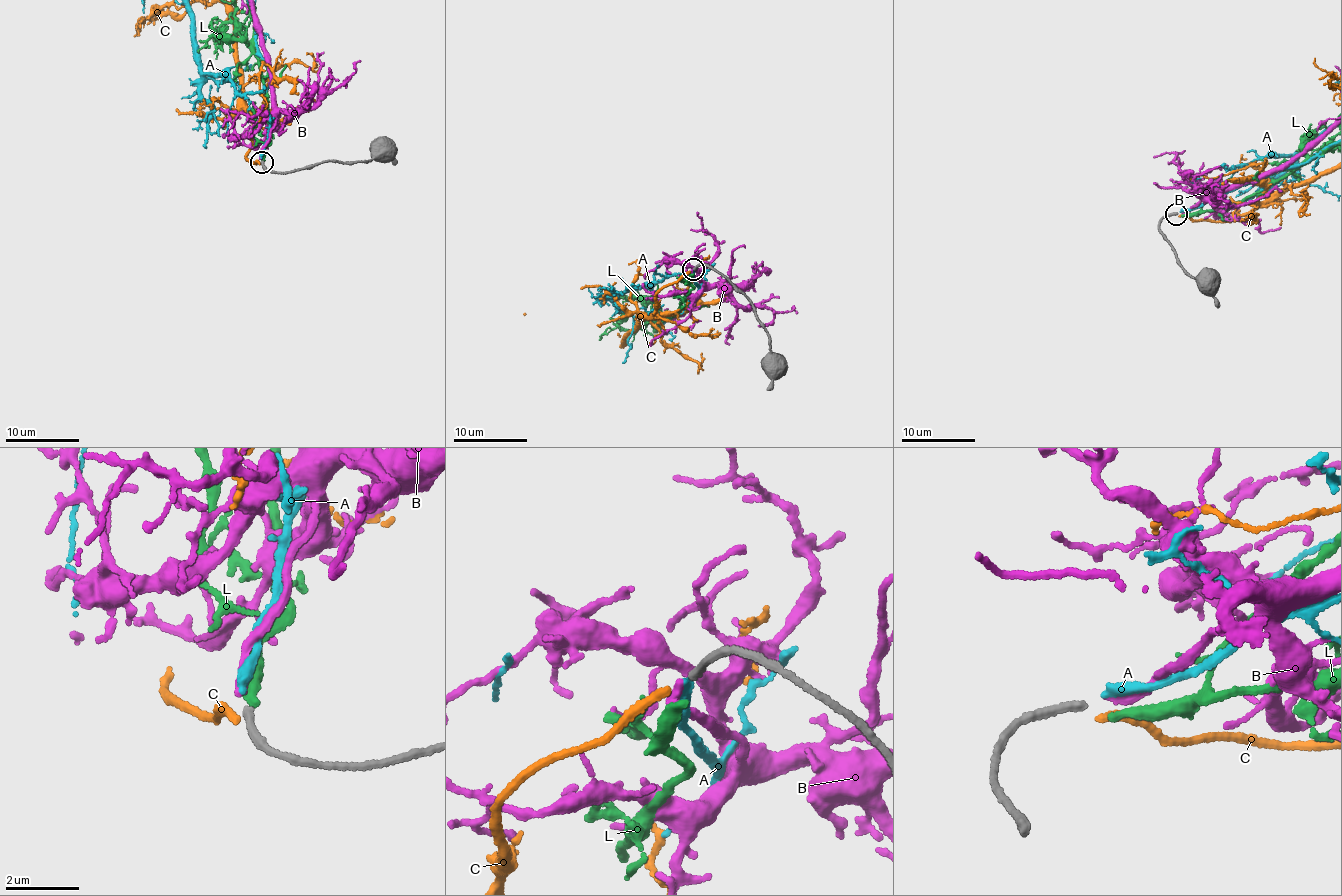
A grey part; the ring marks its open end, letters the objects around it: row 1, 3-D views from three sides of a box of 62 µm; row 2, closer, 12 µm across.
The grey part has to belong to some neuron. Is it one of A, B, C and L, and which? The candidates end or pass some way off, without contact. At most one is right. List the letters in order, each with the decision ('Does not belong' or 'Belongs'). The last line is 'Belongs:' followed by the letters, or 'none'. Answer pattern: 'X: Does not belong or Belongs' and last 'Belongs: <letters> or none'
A: Does not belong
B: Does not belong
C: Does not belong
L: Does not belong
Belongs: none

